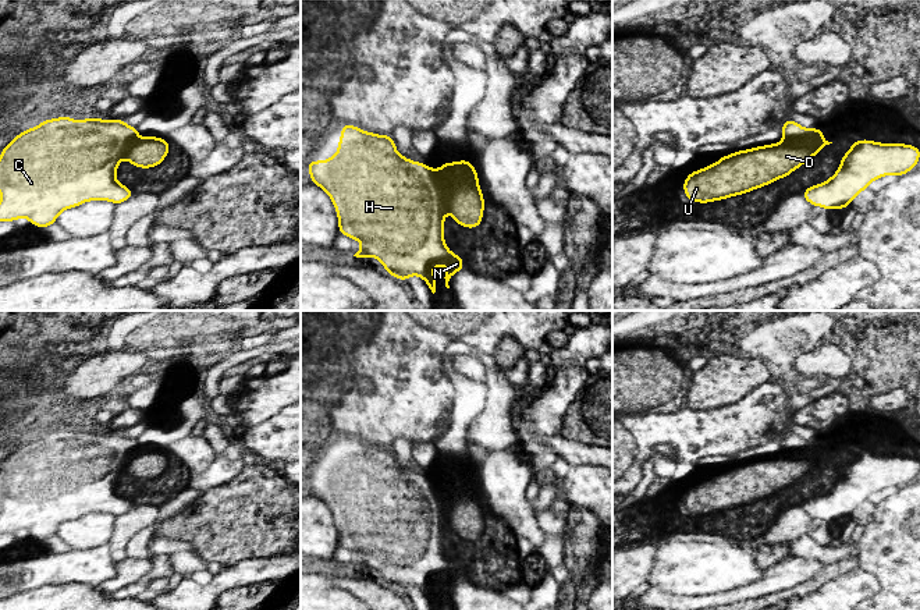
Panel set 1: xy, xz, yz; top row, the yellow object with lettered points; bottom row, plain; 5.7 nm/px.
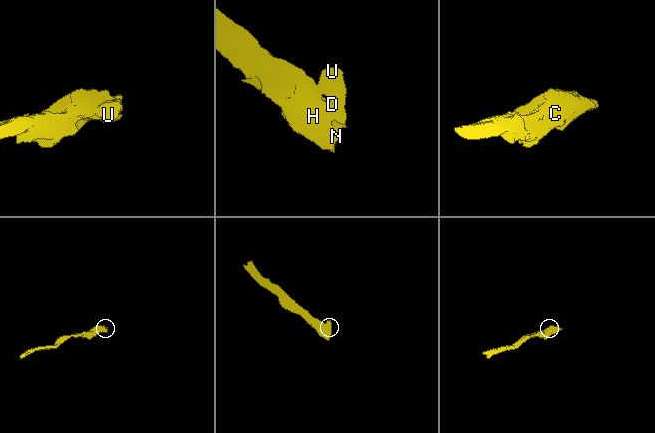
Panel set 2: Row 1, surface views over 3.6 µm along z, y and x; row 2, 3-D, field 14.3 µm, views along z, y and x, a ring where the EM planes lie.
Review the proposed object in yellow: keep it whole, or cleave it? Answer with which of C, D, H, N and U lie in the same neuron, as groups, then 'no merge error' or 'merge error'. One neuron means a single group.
groups C H N / D U; merge error

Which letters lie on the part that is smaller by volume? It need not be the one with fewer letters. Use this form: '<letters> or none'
D, U

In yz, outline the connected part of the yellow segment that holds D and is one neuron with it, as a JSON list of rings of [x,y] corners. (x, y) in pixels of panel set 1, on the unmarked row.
[[[795,453],[736,462],[689,485],[681,499],[690,514],[722,513],[785,490],[817,465],[814,457]]]

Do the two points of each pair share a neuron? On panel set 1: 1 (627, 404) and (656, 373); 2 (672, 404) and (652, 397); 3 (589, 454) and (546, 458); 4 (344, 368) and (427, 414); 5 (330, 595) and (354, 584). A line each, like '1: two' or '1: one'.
1: one
2: one
3: two
4: two
5: two

